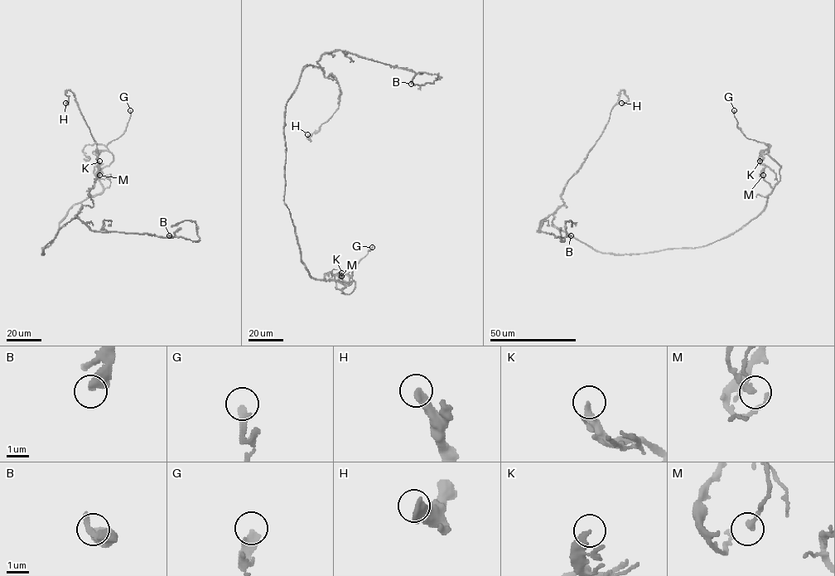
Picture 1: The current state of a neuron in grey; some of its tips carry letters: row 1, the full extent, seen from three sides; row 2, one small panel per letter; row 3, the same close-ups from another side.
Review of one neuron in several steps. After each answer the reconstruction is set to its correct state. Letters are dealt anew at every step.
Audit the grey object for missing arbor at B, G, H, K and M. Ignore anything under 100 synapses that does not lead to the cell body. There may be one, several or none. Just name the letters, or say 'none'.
B, G

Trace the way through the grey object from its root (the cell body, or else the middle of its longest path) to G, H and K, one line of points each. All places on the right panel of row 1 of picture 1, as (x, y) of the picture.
G: (635, 254), (707, 245), (764, 210), (781, 166), (769, 155), (769, 146), (745, 135), (734, 110)
H: (635, 254), (596, 251), (552, 223), (557, 210), (567, 207), (562, 189), (623, 89), (629, 100), (621, 103)
K: (635, 254), (703, 247), (740, 229), (764, 210), (767, 197), (777, 181), (774, 172), (760, 161)

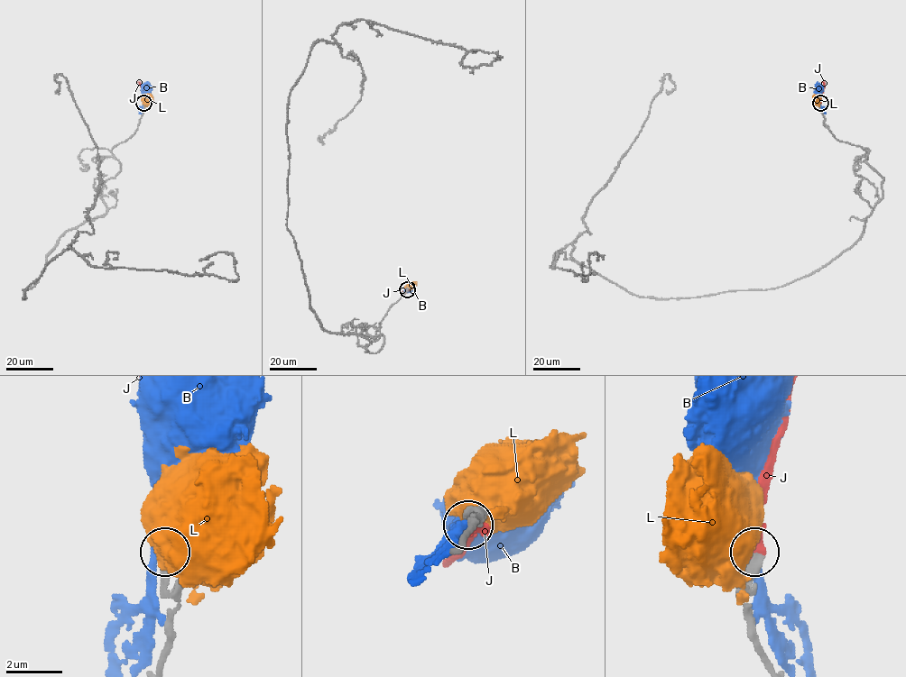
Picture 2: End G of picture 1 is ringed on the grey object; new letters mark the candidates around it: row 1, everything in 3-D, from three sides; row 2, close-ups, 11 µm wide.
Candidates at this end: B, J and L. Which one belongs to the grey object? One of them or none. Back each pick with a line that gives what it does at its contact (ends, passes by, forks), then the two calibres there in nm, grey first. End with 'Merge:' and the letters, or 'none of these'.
J: it passes by | 420/280 nm
Merge: J

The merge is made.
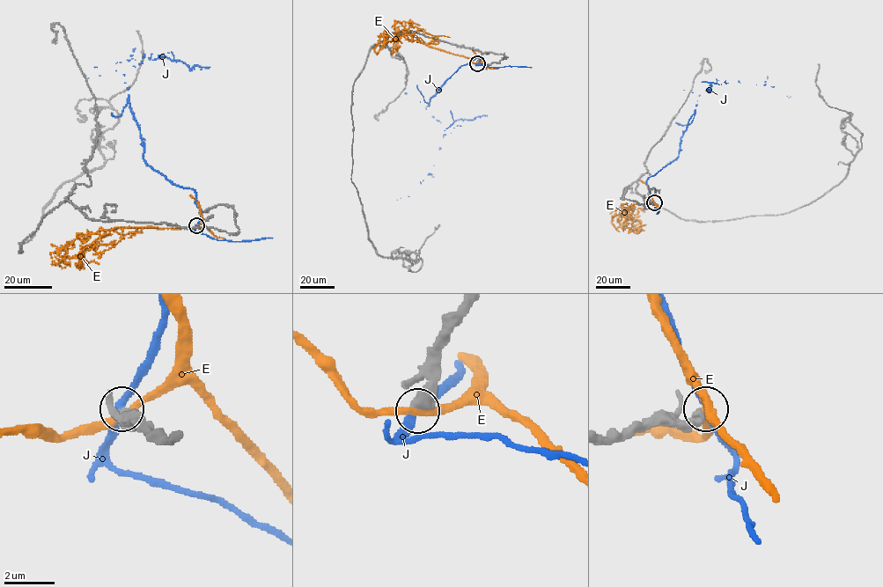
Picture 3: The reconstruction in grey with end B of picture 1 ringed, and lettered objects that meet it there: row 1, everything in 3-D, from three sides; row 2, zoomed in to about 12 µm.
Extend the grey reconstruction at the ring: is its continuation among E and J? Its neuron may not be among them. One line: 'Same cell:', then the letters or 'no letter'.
Same cell: no letter

